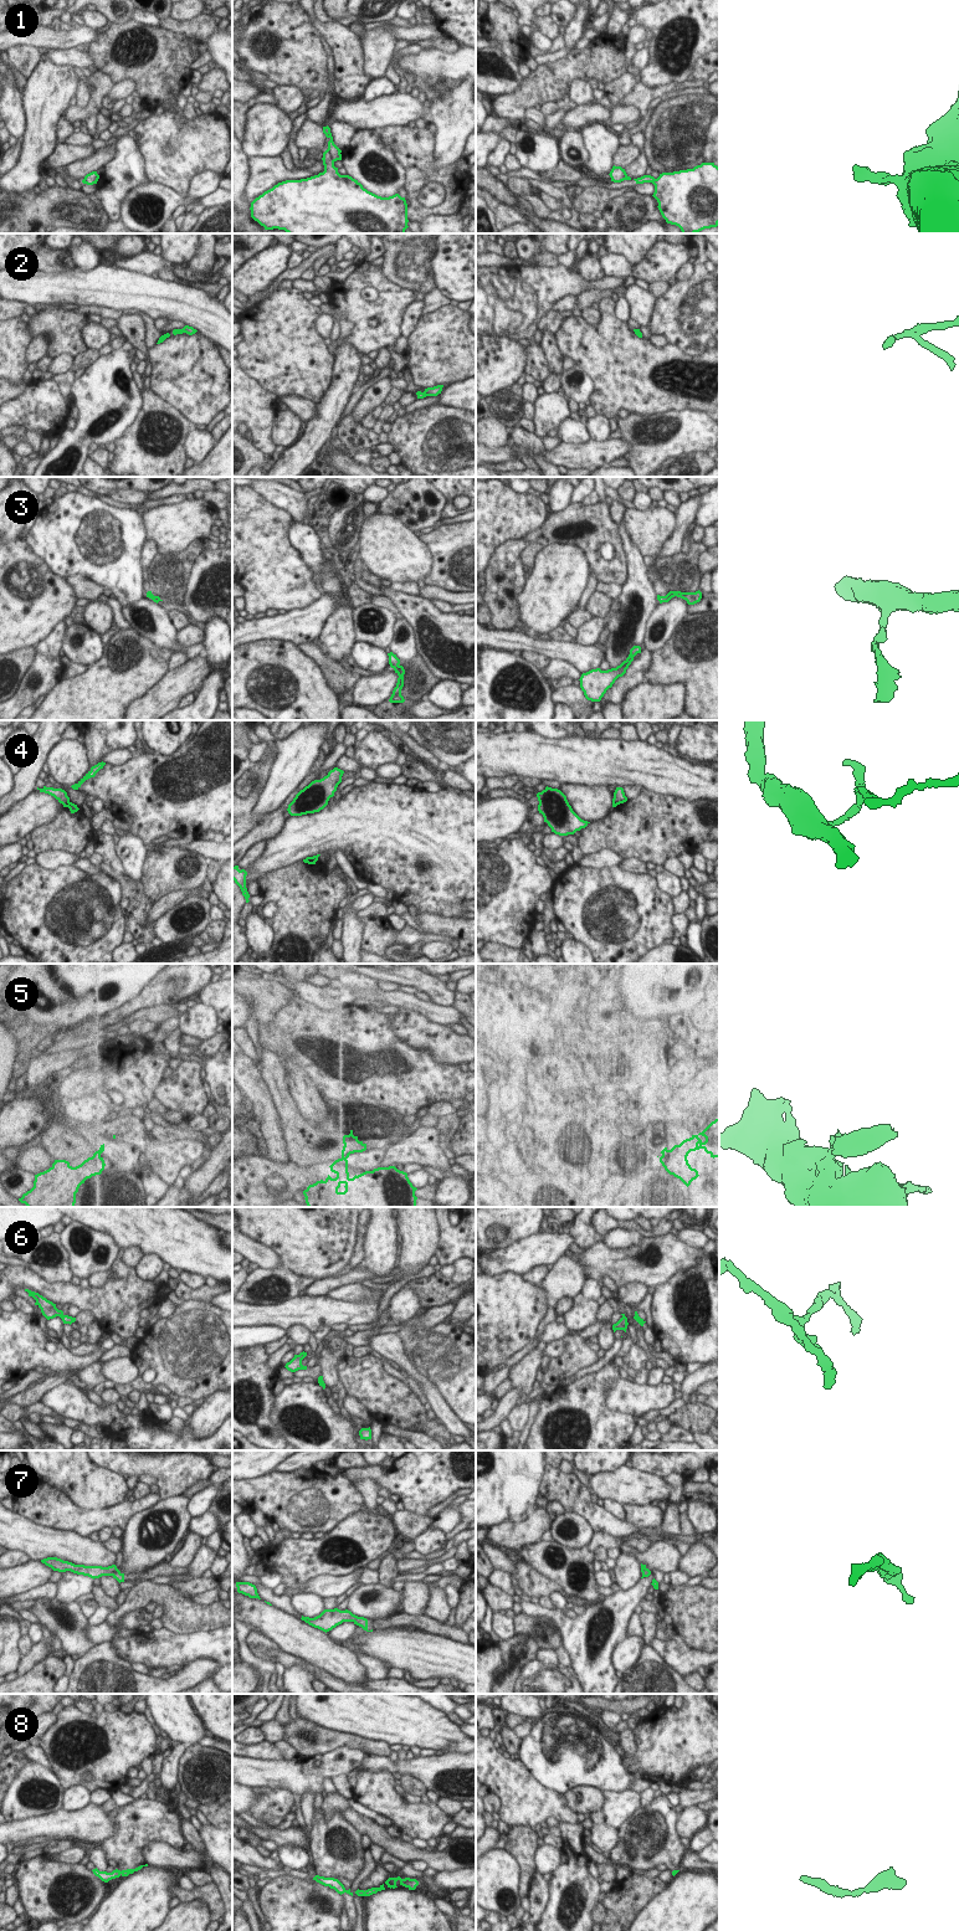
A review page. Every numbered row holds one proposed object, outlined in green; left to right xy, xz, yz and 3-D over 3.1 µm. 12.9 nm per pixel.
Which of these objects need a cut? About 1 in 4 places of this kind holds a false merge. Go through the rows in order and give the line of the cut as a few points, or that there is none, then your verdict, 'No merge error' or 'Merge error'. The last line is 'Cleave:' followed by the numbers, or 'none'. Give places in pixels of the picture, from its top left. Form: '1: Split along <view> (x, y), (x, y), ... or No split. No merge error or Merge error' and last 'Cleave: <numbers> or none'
1: Split along xz (326, 150), (333, 162). Merge error
2: Split along xz (424, 391), (429, 395). Merge error
3: Split along xz (398, 664), (393, 667). Merge error
4: Split along xy (68, 801), (63, 806). Merge error
5: Split along xz (342, 1156), (345, 1159). Merge error
6: No split. No merge error
7: No split. No merge error
8: No split. No merge error
Cleave: 1, 2, 3, 4, 5

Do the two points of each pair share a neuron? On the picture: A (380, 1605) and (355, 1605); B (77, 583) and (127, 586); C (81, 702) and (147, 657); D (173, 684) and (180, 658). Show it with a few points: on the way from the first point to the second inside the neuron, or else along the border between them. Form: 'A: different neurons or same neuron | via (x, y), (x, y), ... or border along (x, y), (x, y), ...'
A: same neuron | via (374, 1605), (362, 1606)
B: different neurons | border along (68, 576), (83, 574), (106, 587)
C: same neuron | via (97, 699), (131, 668)
D: different neurons | border along (189, 660), (169, 671)

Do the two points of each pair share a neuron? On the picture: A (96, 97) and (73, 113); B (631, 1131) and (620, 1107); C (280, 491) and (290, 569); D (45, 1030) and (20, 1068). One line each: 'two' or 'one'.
A: one
B: two
C: two
D: one

